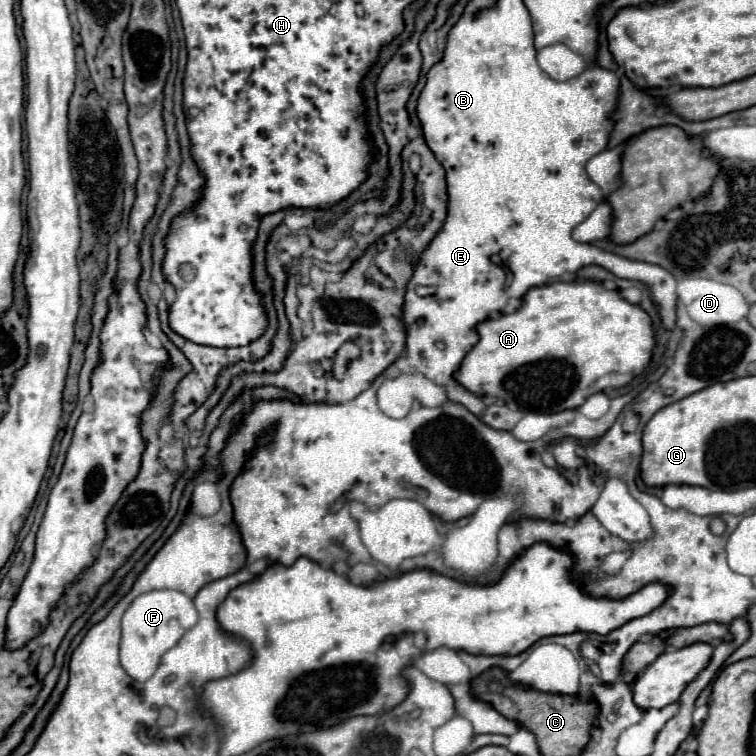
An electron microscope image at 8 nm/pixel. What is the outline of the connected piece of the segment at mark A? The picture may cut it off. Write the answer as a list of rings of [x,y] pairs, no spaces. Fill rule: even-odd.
[[[557,281],[557,283],[545,285],[545,287],[533,287],[523,297],[523,305],[515,313],[507,313],[507,315],[501,315],[497,319],[487,319],[487,321],[477,325],[477,331],[479,331],[479,343],[467,353],[459,371],[455,373],[455,379],[463,387],[467,387],[469,391],[473,391],[477,395],[503,399],[507,403],[507,407],[511,407],[511,409],[539,411],[539,413],[557,413],[557,411],[565,411],[565,409],[577,409],[593,393],[599,393],[603,389],[625,387],[627,383],[631,383],[637,375],[641,375],[649,367],[651,355],[653,355],[653,349],[655,349],[655,331],[653,331],[653,321],[651,321],[649,313],[643,311],[639,305],[633,305],[627,299],[623,299],[617,291],[605,289],[603,283],[599,283],[599,281],[571,281],[571,283]]]

